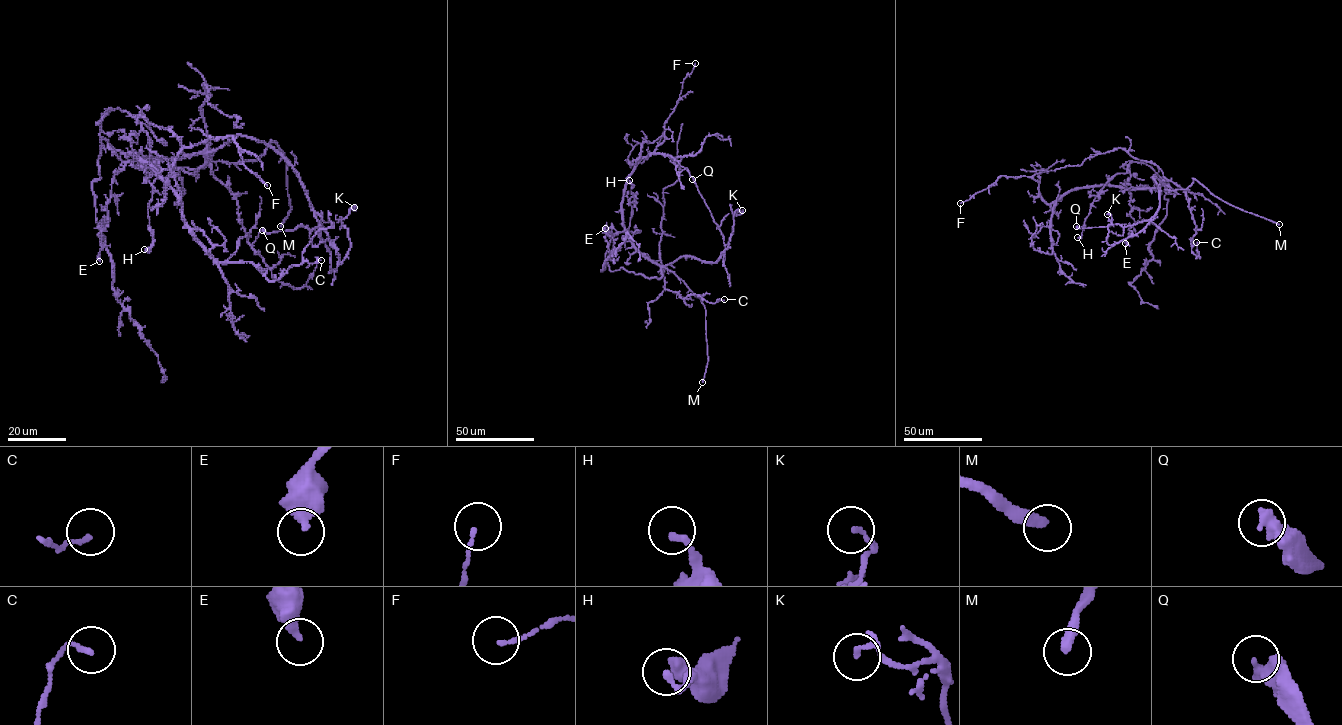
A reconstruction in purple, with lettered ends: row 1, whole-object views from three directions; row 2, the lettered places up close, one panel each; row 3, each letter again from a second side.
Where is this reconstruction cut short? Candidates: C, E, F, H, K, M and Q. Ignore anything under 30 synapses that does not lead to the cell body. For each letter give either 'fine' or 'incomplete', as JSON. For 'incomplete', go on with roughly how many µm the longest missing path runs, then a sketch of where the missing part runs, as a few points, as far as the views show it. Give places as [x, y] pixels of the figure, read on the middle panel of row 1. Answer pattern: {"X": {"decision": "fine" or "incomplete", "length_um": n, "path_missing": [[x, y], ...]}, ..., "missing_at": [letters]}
{"C": {"decision": "fine"}, "E": {"decision": "fine"}, "F": {"decision": "fine"}, "H": {"decision": "fine"}, "K": {"decision": "fine"}, "M": {"decision": "incomplete", "length_um": 50, "path_missing": [[702, 382], [696, 404], [697, 416], [704, 423], [721, 429]]}, "Q": {"decision": "fine"}, "missing_at": ["M"]}

